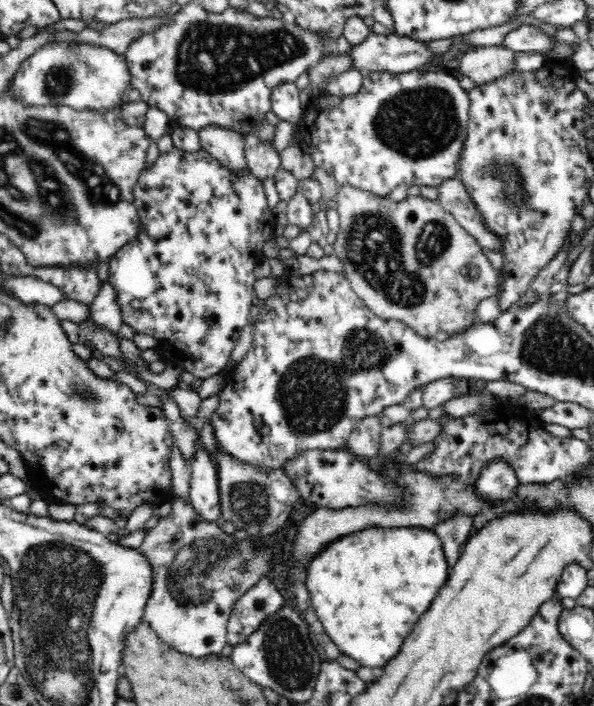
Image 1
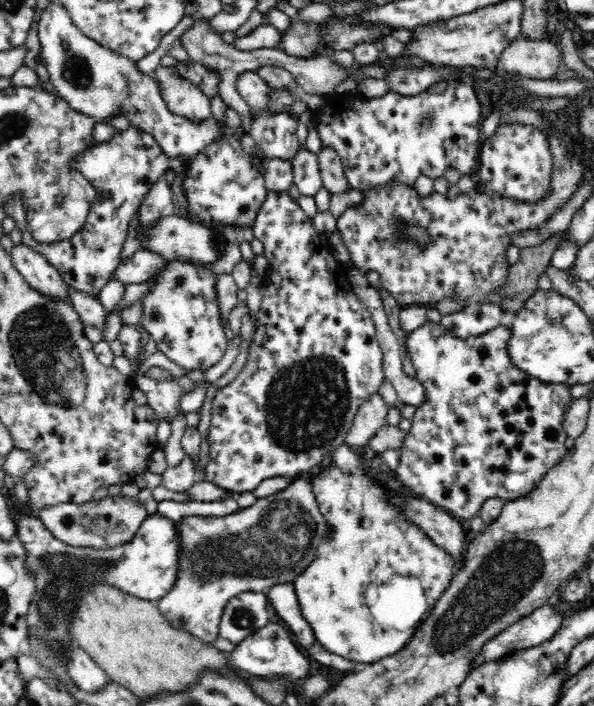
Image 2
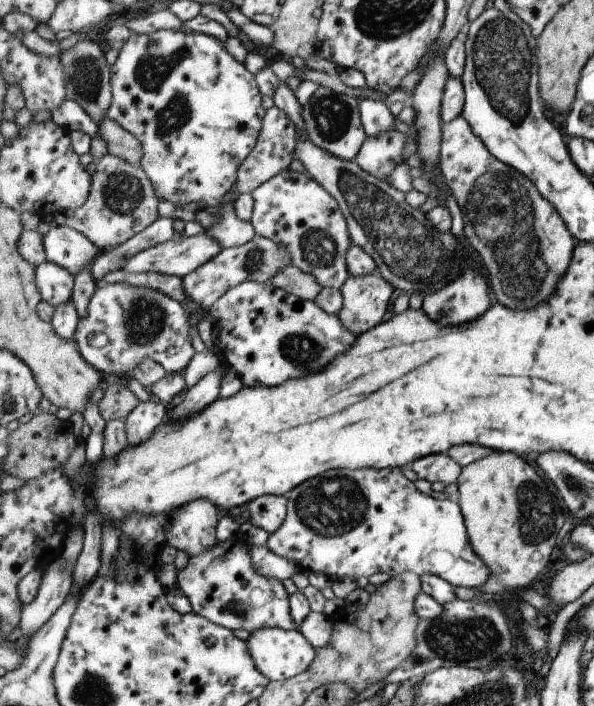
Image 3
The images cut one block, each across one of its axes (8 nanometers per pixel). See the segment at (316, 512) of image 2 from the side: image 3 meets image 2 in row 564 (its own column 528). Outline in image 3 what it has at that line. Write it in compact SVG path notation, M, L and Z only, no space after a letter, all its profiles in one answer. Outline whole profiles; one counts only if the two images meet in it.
M463 115L453 122L444 122L442 129L440 160L442 176L462 212L463 236L482 257L484 266L491 276L491 286L497 298L509 308L523 308L523 310L532 309L537 304L547 302L555 294L560 278L564 277L571 268L577 238L571 234L556 206L541 194L536 183L516 167L501 162L488 149L488 146L485 146L484 140L477 136L470 122Z

